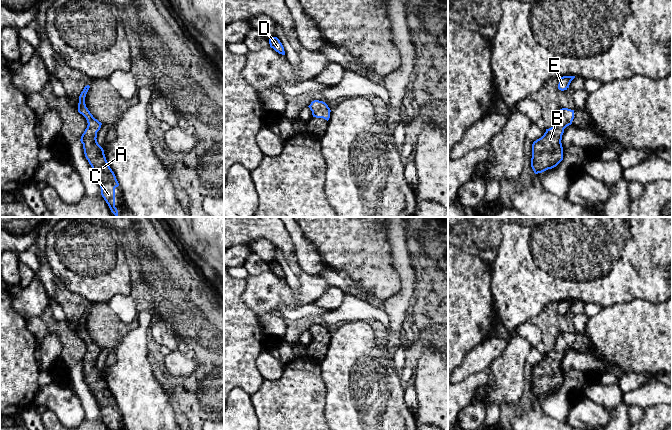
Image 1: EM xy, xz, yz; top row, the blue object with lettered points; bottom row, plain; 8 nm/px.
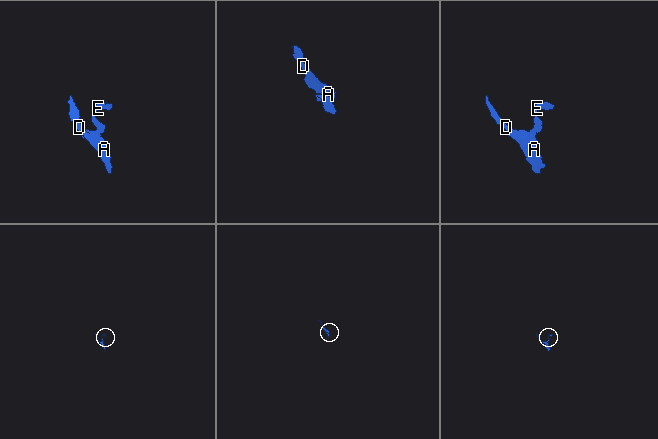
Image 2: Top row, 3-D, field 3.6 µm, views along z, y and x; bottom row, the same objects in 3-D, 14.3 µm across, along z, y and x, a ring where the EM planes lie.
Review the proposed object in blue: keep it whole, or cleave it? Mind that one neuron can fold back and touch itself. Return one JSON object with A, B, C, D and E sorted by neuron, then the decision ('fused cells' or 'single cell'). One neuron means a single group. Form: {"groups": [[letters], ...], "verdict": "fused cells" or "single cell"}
{"groups": [["A", "B", "C", "D", "E"]], "verdict": "single cell"}

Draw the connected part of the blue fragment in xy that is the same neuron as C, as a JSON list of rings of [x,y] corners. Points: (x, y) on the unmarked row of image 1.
[[[90,310],[84,311],[79,320],[78,336],[87,344],[87,352],[81,360],[84,378],[94,394],[101,412],[101,419],[108,430],[115,430],[115,412],[119,410],[116,400],[110,392],[103,372],[97,366],[97,356],[102,347],[93,341],[85,328],[85,321]]]

